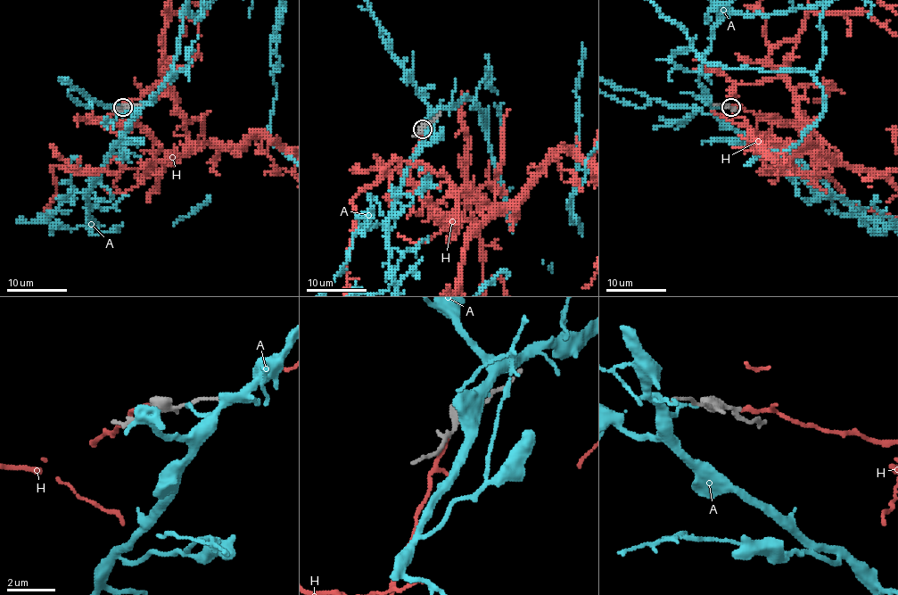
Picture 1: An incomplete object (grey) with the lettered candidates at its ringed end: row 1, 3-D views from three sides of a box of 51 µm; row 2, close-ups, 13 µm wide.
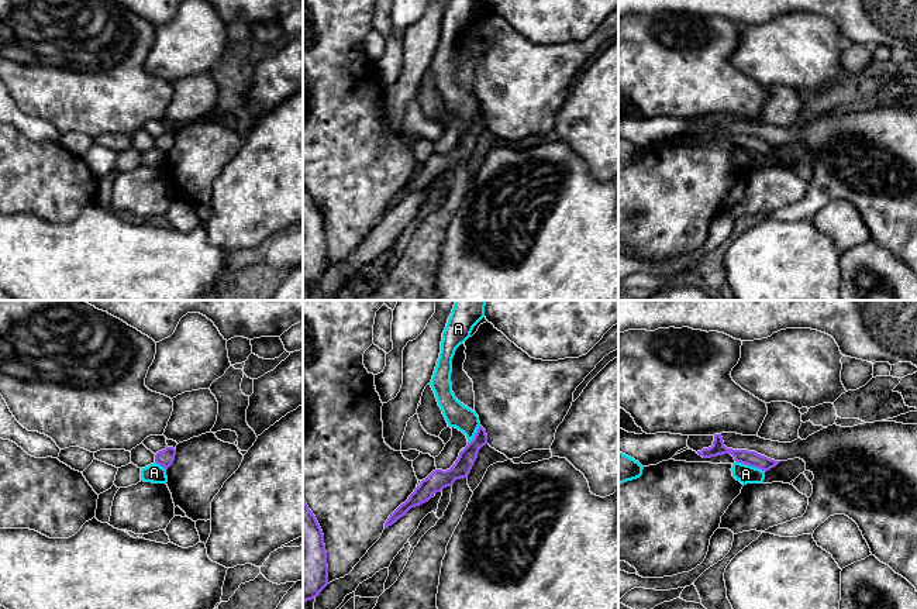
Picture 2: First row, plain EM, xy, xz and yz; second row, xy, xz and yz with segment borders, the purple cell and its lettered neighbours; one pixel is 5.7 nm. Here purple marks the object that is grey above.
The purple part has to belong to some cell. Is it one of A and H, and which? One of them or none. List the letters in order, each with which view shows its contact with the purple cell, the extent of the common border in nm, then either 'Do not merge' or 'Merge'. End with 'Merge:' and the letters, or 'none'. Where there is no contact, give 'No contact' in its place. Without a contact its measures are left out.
A: Touches purple in yz. Shared border 190 nm. Do not merge
H: No contact. Merge
Merge: H

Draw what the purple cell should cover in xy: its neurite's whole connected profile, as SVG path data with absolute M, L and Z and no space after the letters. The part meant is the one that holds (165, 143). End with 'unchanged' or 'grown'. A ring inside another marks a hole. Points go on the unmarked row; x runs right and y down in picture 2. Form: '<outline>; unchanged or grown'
M166 130L165 134L155 138L155 147L168 154L175 145L175 140L176 140L176 133Z; unchanged

